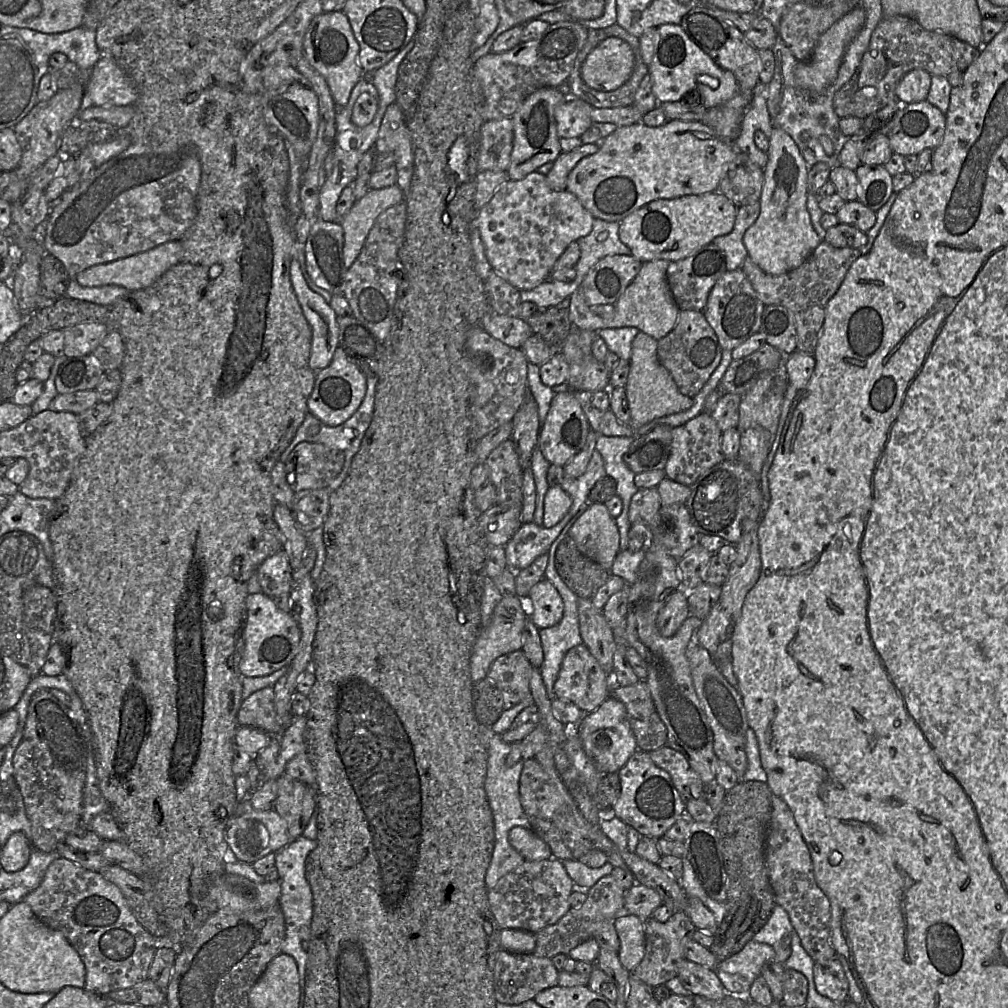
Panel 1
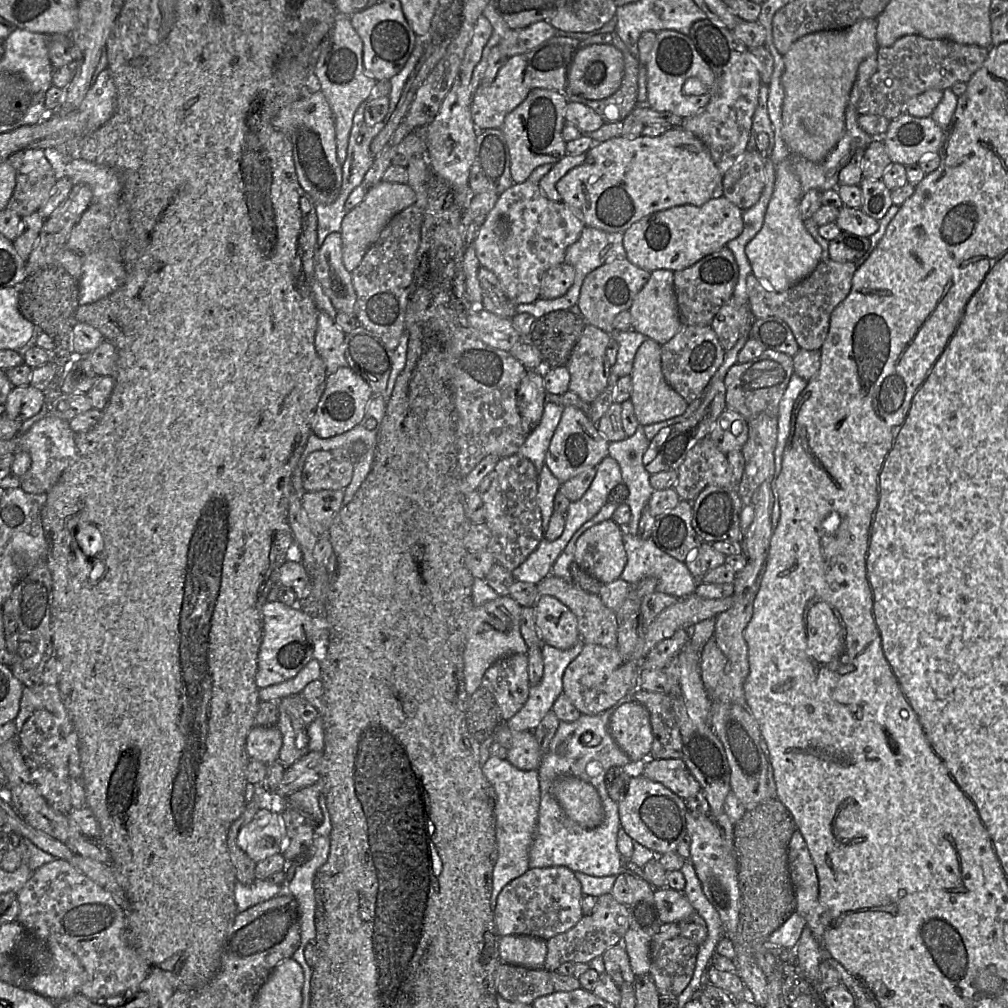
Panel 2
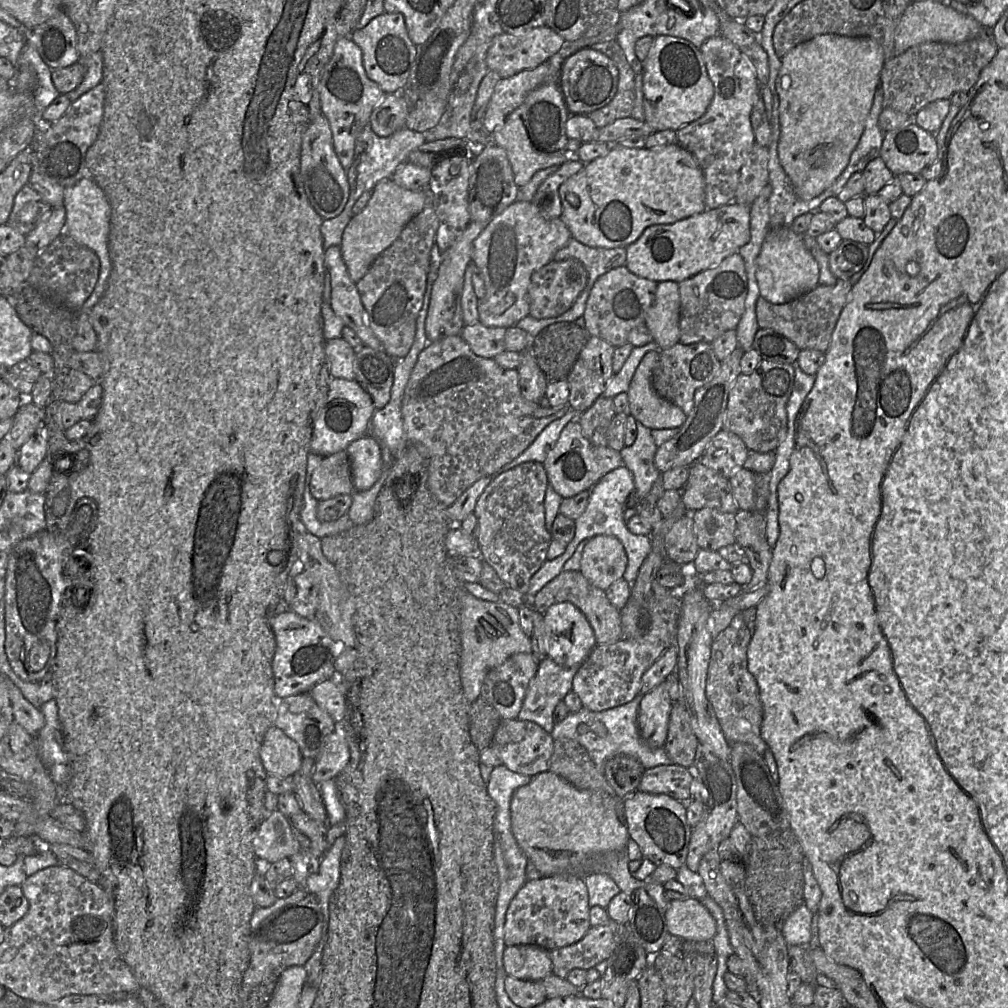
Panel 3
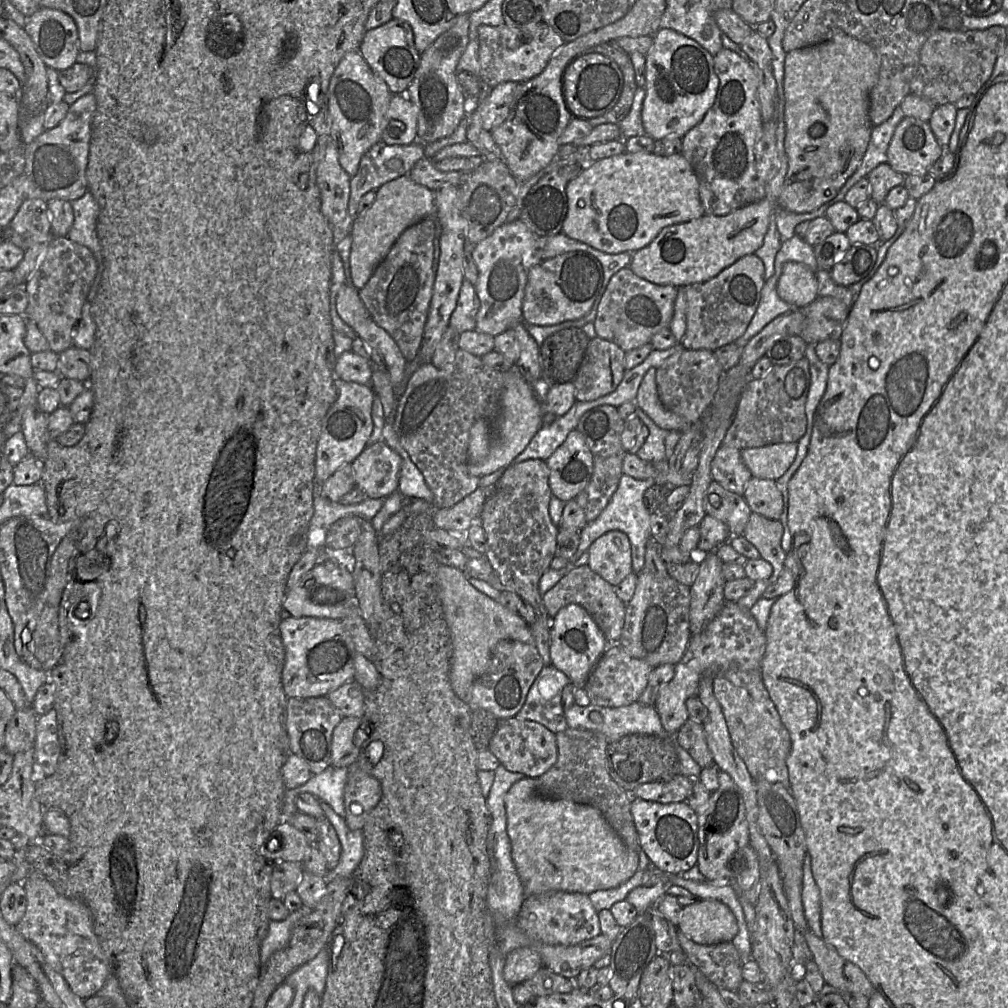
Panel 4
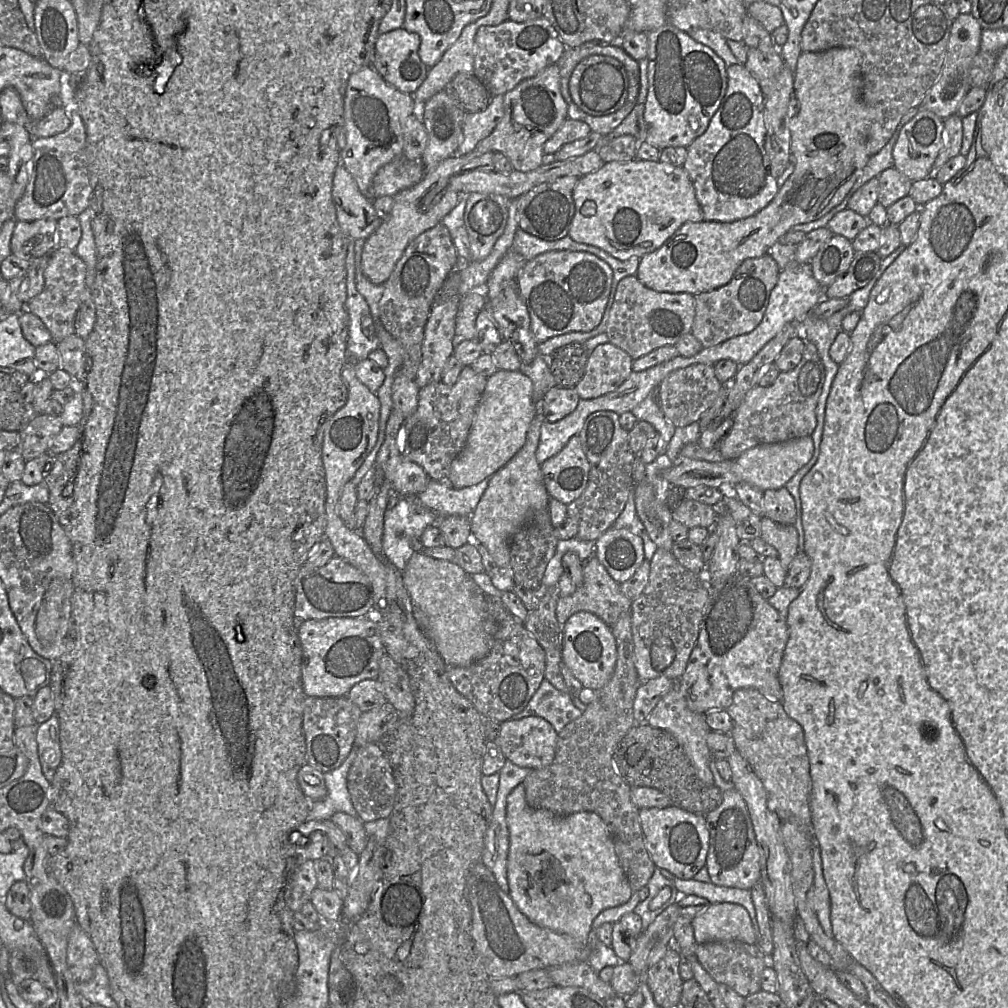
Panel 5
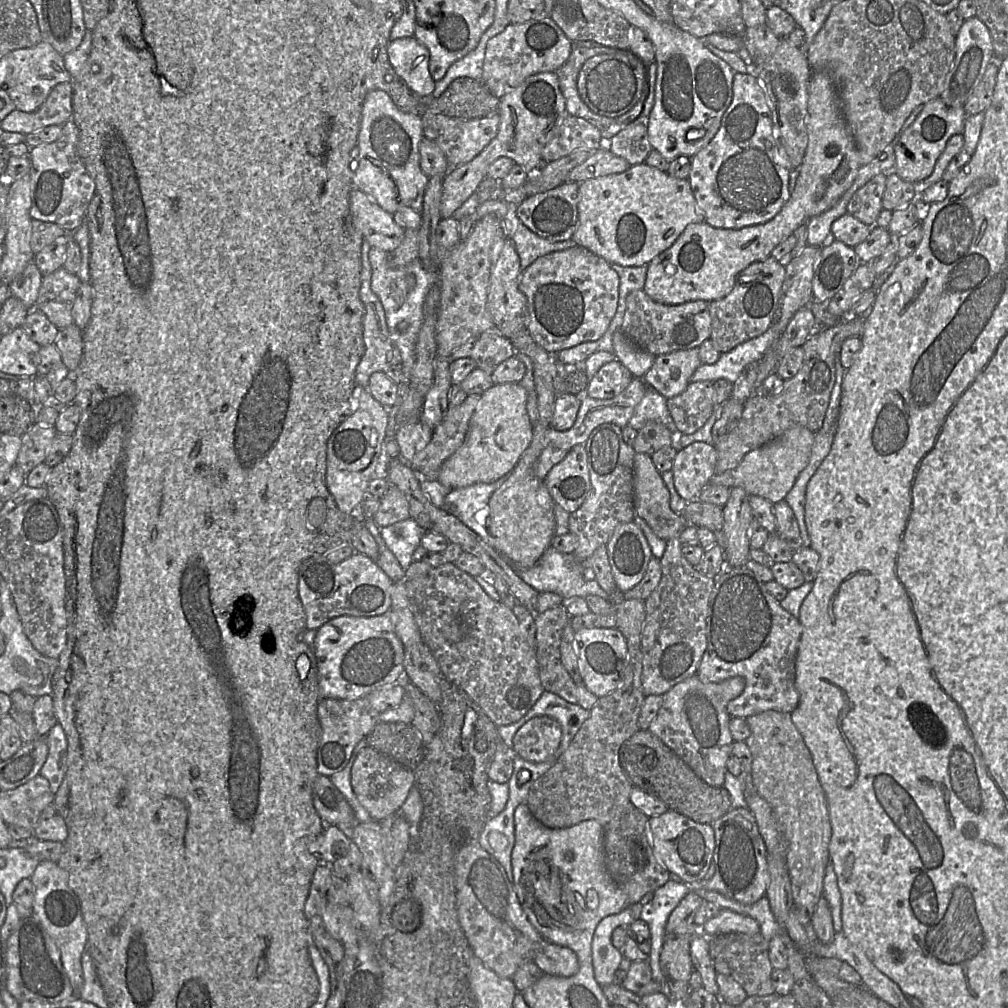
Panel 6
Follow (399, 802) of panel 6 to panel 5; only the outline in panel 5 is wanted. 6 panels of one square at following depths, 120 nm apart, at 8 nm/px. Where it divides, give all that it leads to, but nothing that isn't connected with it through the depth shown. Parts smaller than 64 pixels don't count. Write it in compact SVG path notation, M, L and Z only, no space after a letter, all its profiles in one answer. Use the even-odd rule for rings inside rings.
M367 744L359 748L348 772L347 786L357 817L363 823L389 818L394 807L397 786L391 762L379 744Z

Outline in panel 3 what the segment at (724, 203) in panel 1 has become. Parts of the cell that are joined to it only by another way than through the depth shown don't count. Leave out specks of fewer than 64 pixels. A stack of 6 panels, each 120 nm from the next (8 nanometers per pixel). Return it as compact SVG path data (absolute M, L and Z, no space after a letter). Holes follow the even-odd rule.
M732 202L715 209L684 218L671 224L655 224L644 230L642 235L626 247L626 267L635 275L656 282L672 280L677 283L702 271L715 267L728 256L738 253L750 241L750 206Z

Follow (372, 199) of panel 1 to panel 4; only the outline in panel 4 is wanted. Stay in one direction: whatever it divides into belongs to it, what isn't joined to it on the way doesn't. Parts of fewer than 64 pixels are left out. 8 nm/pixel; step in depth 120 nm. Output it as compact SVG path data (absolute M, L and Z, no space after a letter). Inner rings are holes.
M409 174L380 186L372 206L365 213L356 215L352 222L350 271L353 285L357 289L364 287L400 234L423 218L434 217L434 214L435 191L416 183Z

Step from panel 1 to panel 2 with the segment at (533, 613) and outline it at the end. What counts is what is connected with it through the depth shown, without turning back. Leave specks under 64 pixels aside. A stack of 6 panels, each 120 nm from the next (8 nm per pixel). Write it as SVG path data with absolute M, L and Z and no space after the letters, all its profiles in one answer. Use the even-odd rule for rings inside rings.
M539 596L534 611L535 624L544 644L568 650L580 640L576 616L558 599Z

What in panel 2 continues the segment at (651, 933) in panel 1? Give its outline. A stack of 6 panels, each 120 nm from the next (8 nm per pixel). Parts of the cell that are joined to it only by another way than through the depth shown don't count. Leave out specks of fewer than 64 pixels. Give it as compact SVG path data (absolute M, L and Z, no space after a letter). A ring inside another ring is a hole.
M659 932L651 938L650 949L649 975L652 977L659 994L678 997L692 979L699 947L681 935L666 939L662 938Z

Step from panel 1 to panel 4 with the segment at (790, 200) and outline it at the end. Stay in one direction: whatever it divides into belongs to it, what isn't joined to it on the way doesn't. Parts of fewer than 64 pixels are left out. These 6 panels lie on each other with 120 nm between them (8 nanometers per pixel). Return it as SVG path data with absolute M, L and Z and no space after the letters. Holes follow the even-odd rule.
M785 263L777 284L777 293L792 306L804 307L810 304L818 297L815 272L802 263Z

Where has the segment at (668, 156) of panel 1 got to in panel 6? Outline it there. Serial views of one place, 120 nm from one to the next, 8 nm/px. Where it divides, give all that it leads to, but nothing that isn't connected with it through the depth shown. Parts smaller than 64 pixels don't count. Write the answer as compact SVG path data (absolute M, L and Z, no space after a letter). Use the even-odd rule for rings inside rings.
M648 164L579 182L577 228L571 239L608 263L637 267L668 249L692 223L704 222L688 179L671 177Z

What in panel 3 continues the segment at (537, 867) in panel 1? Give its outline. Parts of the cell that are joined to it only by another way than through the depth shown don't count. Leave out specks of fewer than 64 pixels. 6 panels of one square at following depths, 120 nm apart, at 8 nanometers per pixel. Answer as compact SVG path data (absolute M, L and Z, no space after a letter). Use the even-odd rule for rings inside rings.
M558 874L526 881L511 900L506 912L506 946L535 944L548 950L581 940L591 927L588 890L582 876Z

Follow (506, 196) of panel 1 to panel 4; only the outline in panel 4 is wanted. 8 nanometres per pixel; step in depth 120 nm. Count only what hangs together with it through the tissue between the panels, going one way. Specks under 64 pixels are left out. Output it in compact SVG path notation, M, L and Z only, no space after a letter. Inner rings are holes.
M517 219L506 222L475 245L468 244L478 269L475 284L480 300L476 316L476 329L480 332L497 336L523 320L522 303L530 268L540 263L537 240L541 236L532 232L526 224Z

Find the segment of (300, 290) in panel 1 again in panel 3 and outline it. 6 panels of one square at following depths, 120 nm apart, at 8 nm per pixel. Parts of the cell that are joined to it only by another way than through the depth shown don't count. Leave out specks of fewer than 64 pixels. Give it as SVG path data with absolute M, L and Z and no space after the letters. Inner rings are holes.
M343 337L326 340L325 352L332 377L355 379L353 369L355 350Z

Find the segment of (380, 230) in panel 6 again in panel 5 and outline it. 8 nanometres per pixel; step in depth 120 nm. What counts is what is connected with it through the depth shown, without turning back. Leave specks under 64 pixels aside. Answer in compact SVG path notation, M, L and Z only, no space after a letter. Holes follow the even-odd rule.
M341 162L335 169L332 198L337 221L351 239L364 241L376 230L381 219L372 198L361 193L357 182Z

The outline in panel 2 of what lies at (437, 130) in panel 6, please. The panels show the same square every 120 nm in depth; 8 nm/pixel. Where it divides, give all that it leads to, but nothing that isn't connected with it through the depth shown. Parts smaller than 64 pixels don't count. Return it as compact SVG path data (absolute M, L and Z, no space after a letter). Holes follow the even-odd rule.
M555 35L532 50L512 56L500 68L489 85L480 84L472 100L472 120L479 130L501 128L504 119L519 106L534 89L549 89L562 92L565 69L572 53L580 47L580 41Z

